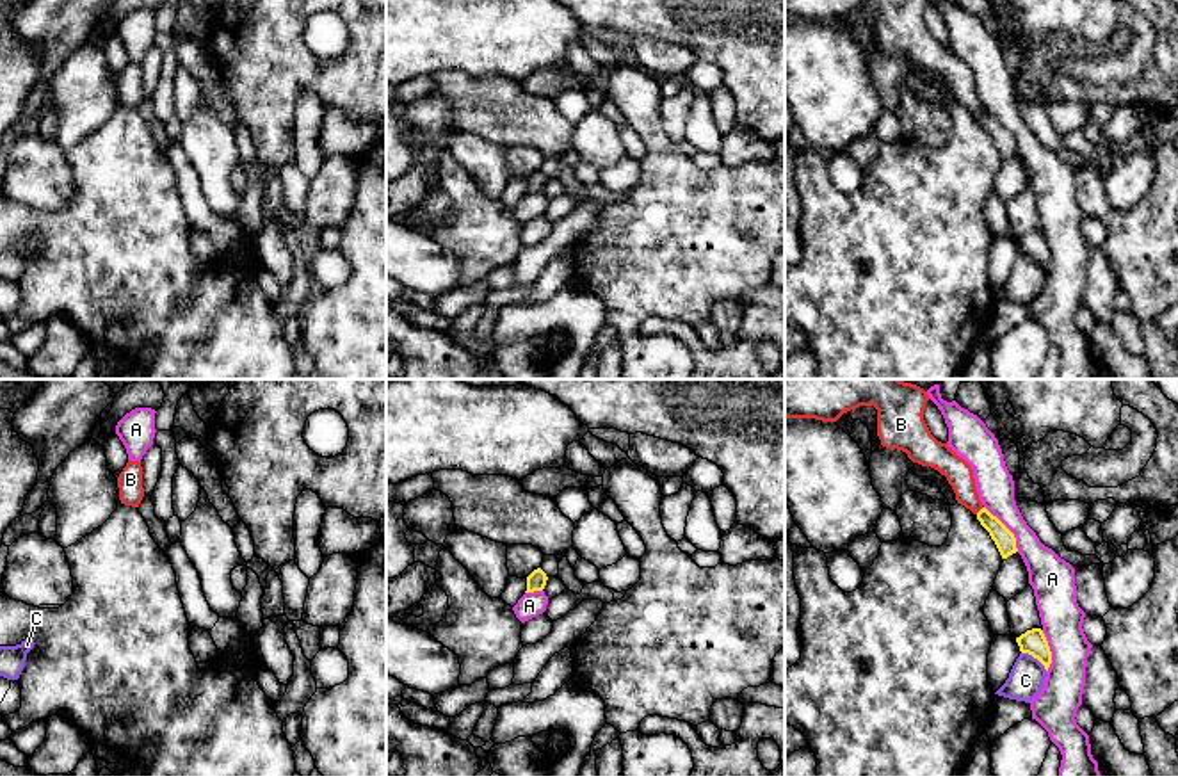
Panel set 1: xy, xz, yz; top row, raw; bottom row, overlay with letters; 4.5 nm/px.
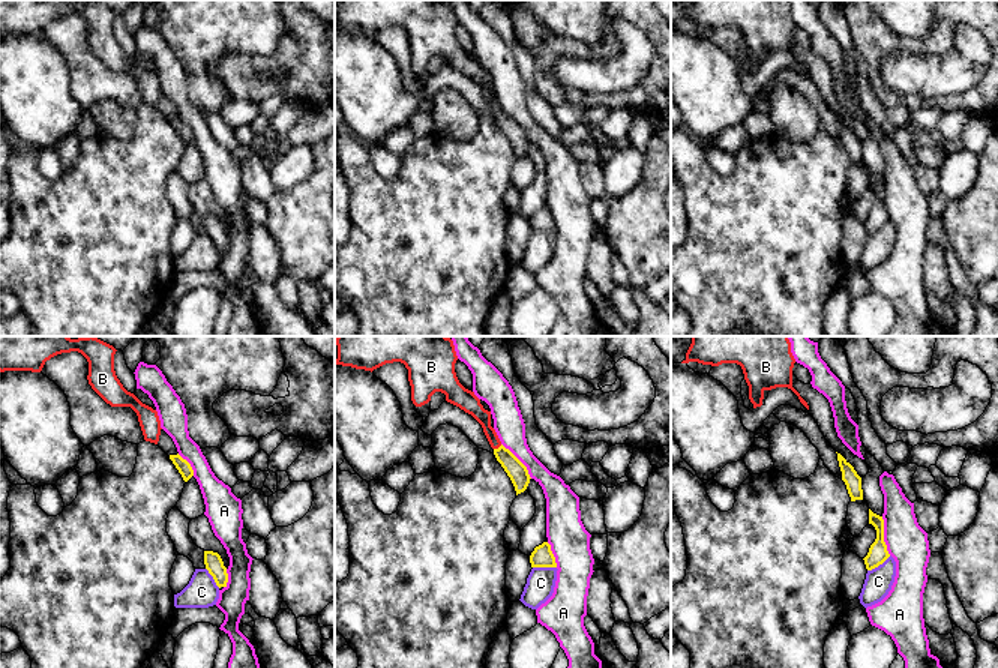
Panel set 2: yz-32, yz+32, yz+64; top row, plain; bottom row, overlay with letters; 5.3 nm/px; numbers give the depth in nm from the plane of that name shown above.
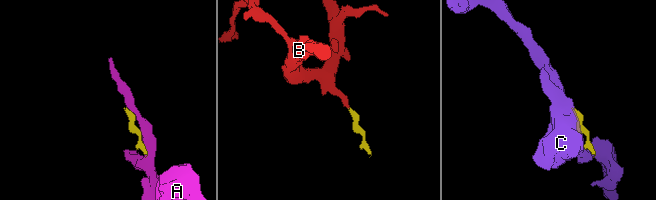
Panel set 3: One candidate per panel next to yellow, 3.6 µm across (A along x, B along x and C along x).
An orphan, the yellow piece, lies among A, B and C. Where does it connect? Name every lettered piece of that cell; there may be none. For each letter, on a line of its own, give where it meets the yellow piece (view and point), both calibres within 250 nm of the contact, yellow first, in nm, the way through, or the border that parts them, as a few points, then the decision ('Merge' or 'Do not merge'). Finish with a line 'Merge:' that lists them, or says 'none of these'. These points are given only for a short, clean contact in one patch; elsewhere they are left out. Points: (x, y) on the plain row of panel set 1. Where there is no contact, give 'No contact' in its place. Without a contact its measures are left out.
A: Touches yellow at yz (1008, 130). Thickness 90 nm (yellow) against 170 nm. Do not merge
B: Touches yellow at yz (981, 111). Thickness 90 nm (yellow) against 120 nm. Path across: yz (1004, 141), (981, 111), (967, 96), (958, 73). Merge
C: Touches yellow at yz (1034, 258). Thickness 120 nm (yellow) against 160 nm. Boundary: yz (1022, 253), (1027, 253), (1047, 271). Do not merge
Merge: B

